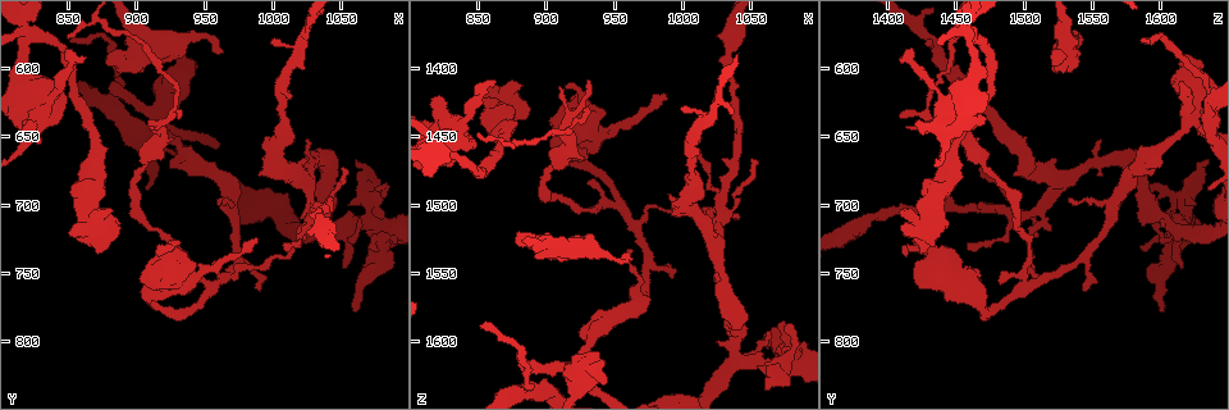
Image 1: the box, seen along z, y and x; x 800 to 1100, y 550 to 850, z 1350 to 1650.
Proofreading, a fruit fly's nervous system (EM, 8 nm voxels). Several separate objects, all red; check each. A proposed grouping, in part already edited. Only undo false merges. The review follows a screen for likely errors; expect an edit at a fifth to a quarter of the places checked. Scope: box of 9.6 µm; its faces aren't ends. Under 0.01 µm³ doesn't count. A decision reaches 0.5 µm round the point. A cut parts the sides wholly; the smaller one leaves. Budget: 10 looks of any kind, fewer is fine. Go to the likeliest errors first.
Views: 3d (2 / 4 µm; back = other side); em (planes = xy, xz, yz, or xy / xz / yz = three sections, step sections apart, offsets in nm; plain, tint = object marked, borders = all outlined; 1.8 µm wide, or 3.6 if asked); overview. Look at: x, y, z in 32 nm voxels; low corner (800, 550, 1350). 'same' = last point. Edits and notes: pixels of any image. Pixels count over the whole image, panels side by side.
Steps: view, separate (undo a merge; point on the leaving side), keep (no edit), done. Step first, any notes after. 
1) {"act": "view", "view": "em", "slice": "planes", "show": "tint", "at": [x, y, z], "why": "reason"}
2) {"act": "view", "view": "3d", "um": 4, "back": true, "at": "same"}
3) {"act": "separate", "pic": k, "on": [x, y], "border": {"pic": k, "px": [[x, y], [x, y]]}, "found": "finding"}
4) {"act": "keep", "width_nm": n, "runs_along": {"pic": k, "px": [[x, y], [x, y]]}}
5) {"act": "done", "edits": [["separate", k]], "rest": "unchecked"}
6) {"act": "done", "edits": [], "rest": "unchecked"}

{"act": "view", "view": "em", "slice": "planes", "show": "borders", "at": [824, 576, 1460], "why": "calibre changes"}

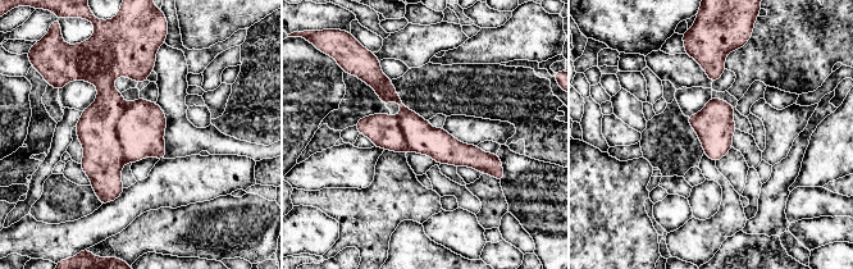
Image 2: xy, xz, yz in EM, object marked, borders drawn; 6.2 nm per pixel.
{"act": "separate", "pic": 2, "on": [141, 128], "border": {"pic": 2, "px": [[128, 104], [117, 124], [124, 160]]}, "found": "a second cell is stuck on"}

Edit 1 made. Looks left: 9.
{"act": "view", "view": "em", "slice": "xz", "step": 16, "show": "tint", "at": [974, 710, 1566], "why": "sharp bend"}

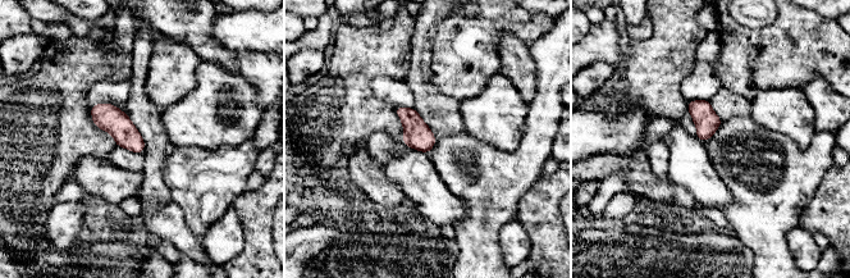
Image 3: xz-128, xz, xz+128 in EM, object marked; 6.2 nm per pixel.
{"act": "view", "view": "em", "slice": "planes", "show": "tint", "at": "same", "why": "another direction"}

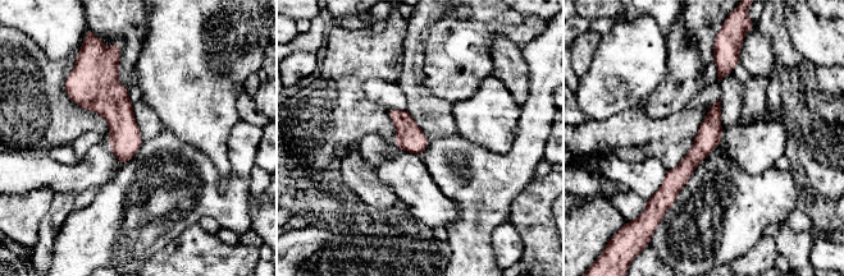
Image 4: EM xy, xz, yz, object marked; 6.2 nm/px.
{"act": "keep", "width_nm": 160, "runs_along": {"pic": 4, "px": [[717, 105], [707, 139], [658, 201]]}, "found": "continuous, no second cell"}

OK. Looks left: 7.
{"act": "view", "view": "3d", "um": 4, "back": true, "at": [916, 642, 1438], "why": "thick turns thin"}

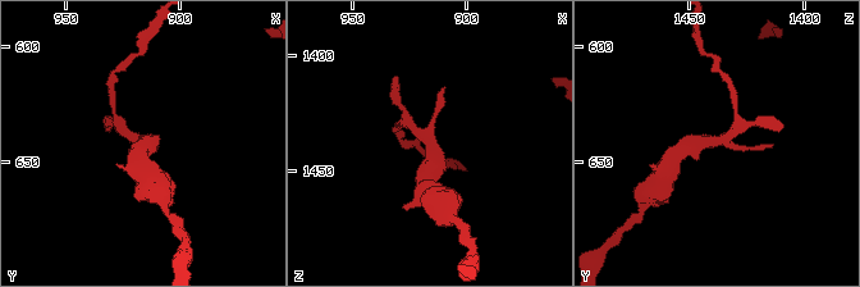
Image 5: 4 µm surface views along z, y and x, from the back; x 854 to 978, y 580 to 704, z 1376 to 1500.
{"act": "view", "view": "em", "slice": "xz", "step": 4, "show": "tint", "at": [915, 640, 1435]}

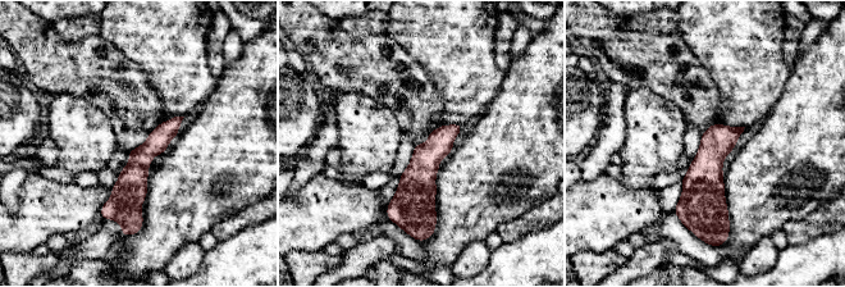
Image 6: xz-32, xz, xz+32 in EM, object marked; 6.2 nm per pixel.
{"act": "view", "view": "em", "slice": "planes", "show": "tint", "at": "same", "why": "cut it another way"}

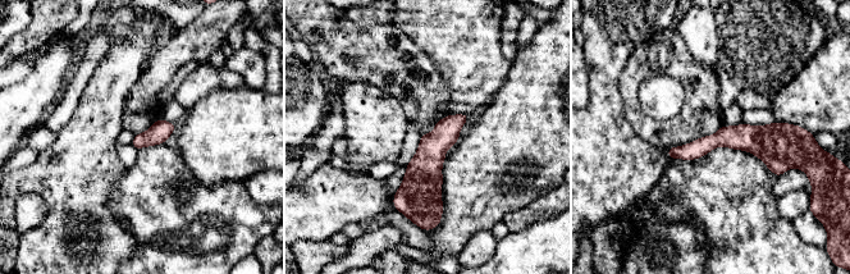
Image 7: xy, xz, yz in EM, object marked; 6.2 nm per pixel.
{"act": "keep", "runs_along": {"pic": 7, "px": [[791, 140], [718, 138], [671, 153]]}, "found": "continuous, no second cell"}

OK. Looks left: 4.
{"act": "view", "view": "em", "um": 3.6, "slice": "planes", "show": "tint", "at": [962, 756, 1514], "why": "calibre changes"}

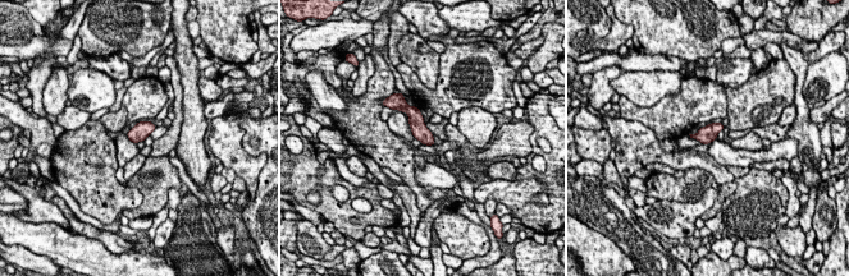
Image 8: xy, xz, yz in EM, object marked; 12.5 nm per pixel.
{"act": "keep", "width_nm": 200, "runs_along": {"pic": 8, "px": [[404, 106], [429, 142]]}, "found": "all the same cell"}

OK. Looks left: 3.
{"act": "done", "edits": [["separate", 2]], "rest": "unchecked"}

